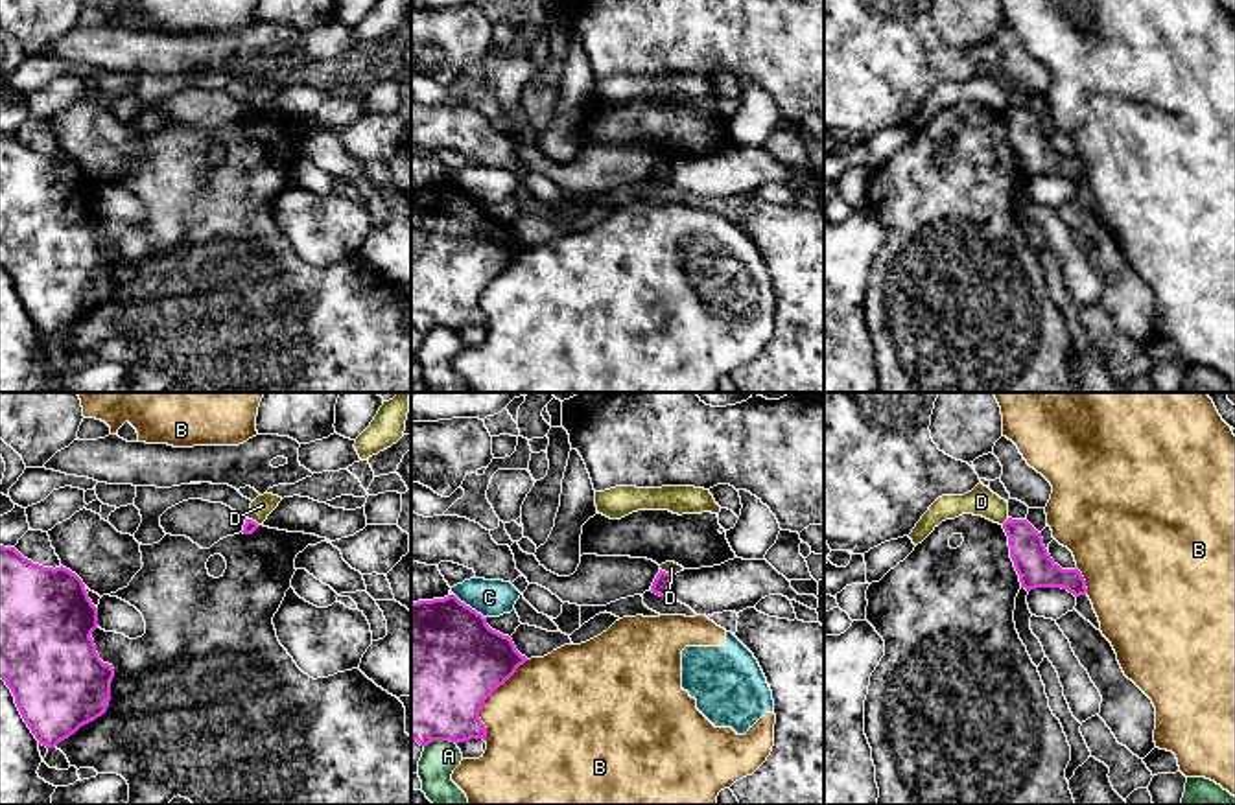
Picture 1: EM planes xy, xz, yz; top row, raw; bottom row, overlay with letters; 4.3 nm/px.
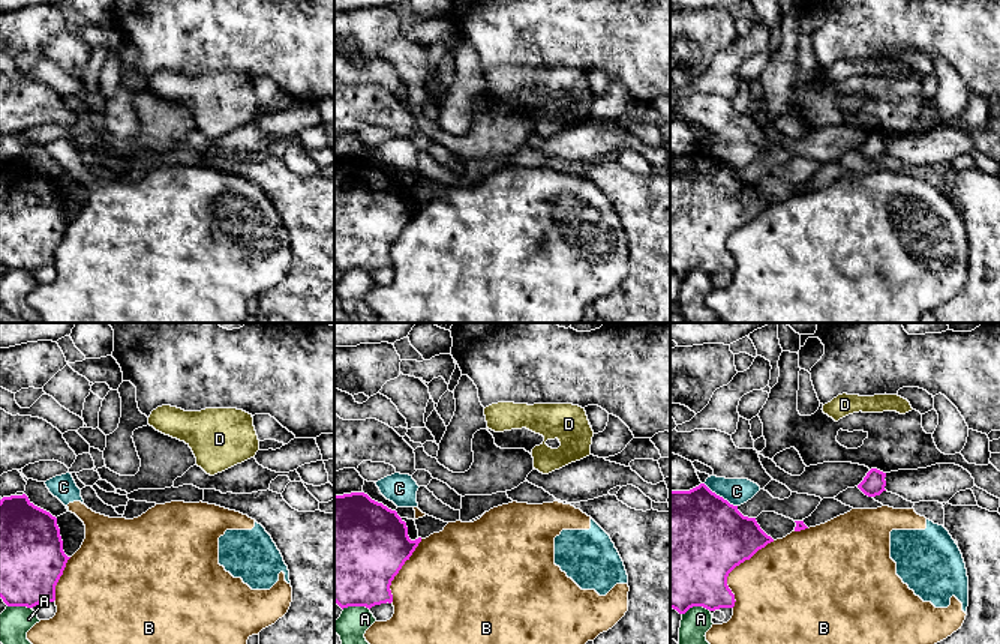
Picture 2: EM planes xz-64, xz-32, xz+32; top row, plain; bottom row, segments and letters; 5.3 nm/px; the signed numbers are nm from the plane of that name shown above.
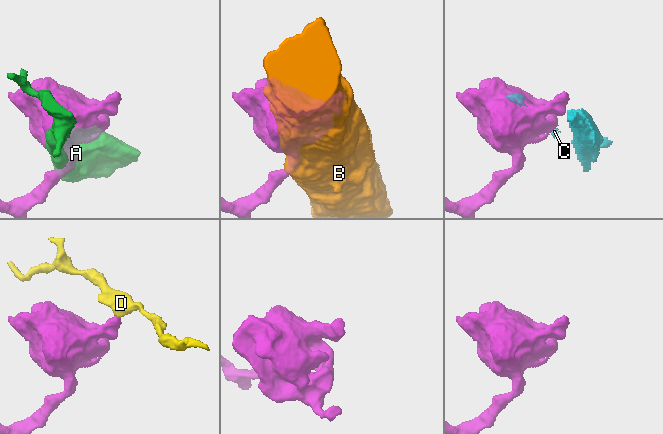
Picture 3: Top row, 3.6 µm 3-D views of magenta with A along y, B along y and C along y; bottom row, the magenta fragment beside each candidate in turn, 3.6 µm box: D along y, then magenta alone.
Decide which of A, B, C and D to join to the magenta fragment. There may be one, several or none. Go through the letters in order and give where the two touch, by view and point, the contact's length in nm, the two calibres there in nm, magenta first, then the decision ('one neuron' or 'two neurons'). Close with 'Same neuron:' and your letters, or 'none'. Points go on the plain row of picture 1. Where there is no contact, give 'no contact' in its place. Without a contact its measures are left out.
A: contact xz (439, 326); length 140 nm; calibres 500 and 160 nm; two neurons
B: contact xz (487, 284); length 400 nm; calibres 500 and 460 nm; two neurons
C: contact xz (469, 194); length 180 nm; calibres 500 and 160 nm; two neurons
D: contact xz (664, 159); length 70 nm; calibres 80 and 60 nm; two neurons
Same neuron: none

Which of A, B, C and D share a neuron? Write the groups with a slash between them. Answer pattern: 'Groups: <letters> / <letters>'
Groups: A / B C / D

